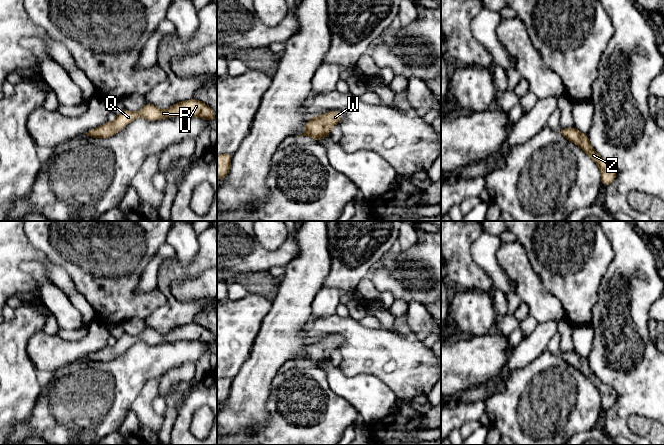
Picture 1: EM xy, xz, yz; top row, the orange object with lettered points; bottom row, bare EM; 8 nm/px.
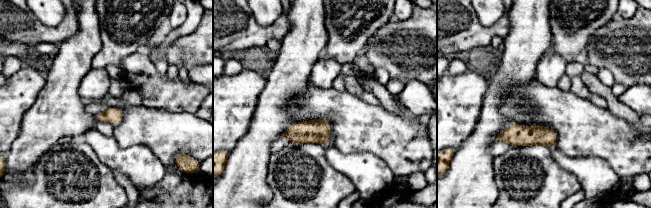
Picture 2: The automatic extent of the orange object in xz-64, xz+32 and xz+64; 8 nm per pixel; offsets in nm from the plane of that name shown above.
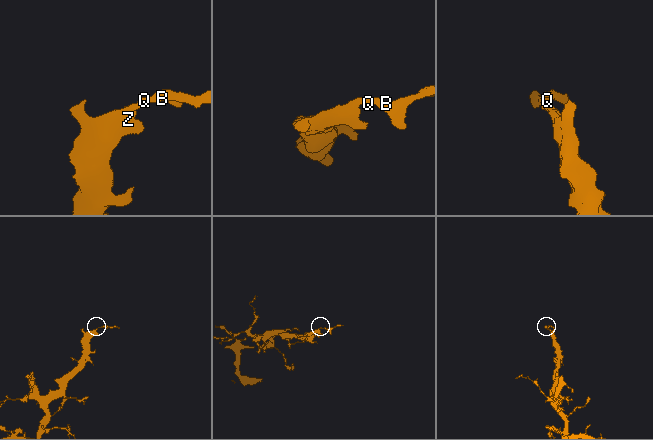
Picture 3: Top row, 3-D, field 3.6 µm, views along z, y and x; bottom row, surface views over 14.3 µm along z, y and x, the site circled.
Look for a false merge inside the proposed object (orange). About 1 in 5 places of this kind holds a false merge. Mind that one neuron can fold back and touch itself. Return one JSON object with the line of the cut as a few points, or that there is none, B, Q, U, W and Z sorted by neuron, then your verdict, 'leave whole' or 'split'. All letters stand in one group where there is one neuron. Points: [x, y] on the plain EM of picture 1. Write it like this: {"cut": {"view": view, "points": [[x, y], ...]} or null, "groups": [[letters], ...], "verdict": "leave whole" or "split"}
{"cut": null, "groups": [["B", "Q", "U", "W", "Z"]], "verdict": "leave whole"}

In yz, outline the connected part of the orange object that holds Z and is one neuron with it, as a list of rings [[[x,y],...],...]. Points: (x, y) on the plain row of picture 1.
[[[575,351],[560,352],[558,355],[564,362],[580,371],[599,391],[601,396],[601,409],[610,409],[617,400],[617,394],[614,389],[604,384],[591,370],[587,358],[580,356]]]

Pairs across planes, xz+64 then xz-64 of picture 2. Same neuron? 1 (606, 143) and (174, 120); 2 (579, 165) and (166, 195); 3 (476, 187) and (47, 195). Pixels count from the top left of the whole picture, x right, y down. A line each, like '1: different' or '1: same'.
1: same
2: different
3: different

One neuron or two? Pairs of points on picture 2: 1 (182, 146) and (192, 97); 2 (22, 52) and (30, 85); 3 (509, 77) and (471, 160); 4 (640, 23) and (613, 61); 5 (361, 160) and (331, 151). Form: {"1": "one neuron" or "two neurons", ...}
{"1": "two neurons", "2": "two neurons", "3": "one neuron", "4": "one neuron", "5": "one neuron"}

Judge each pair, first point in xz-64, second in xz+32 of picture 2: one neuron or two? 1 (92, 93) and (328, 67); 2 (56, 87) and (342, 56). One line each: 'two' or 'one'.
1: one
2: two

